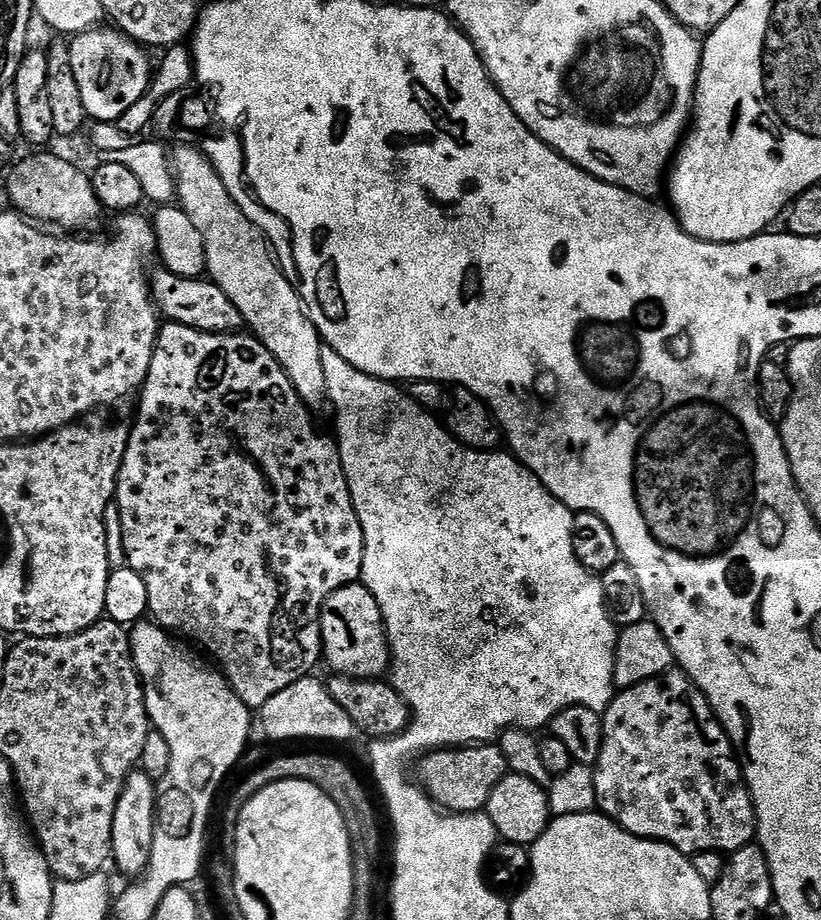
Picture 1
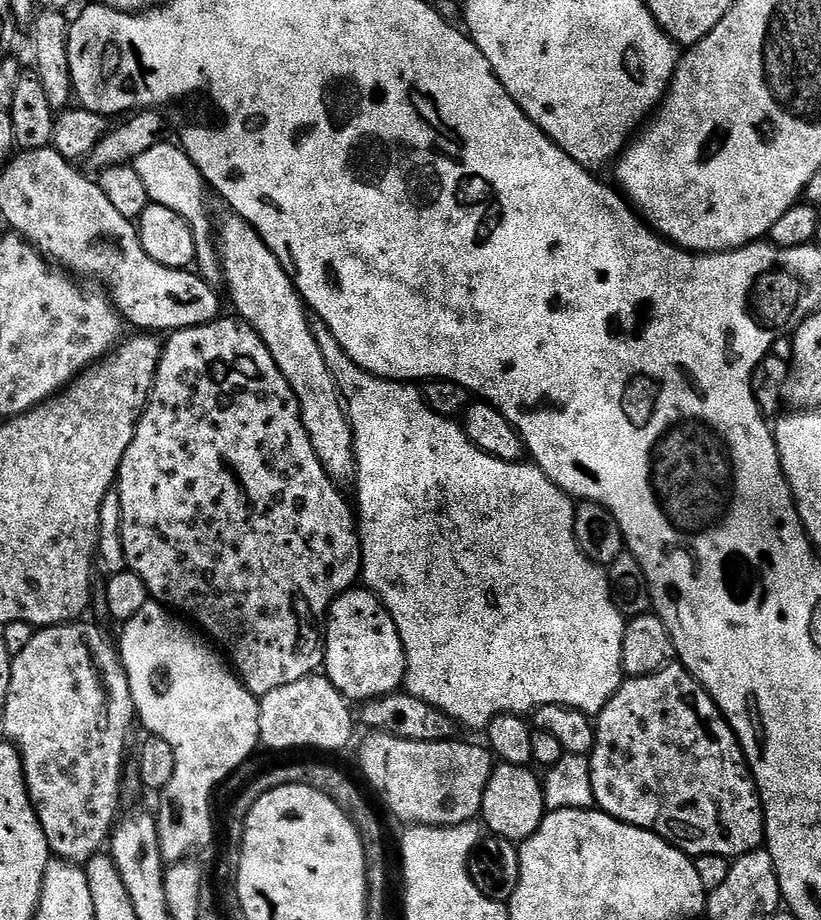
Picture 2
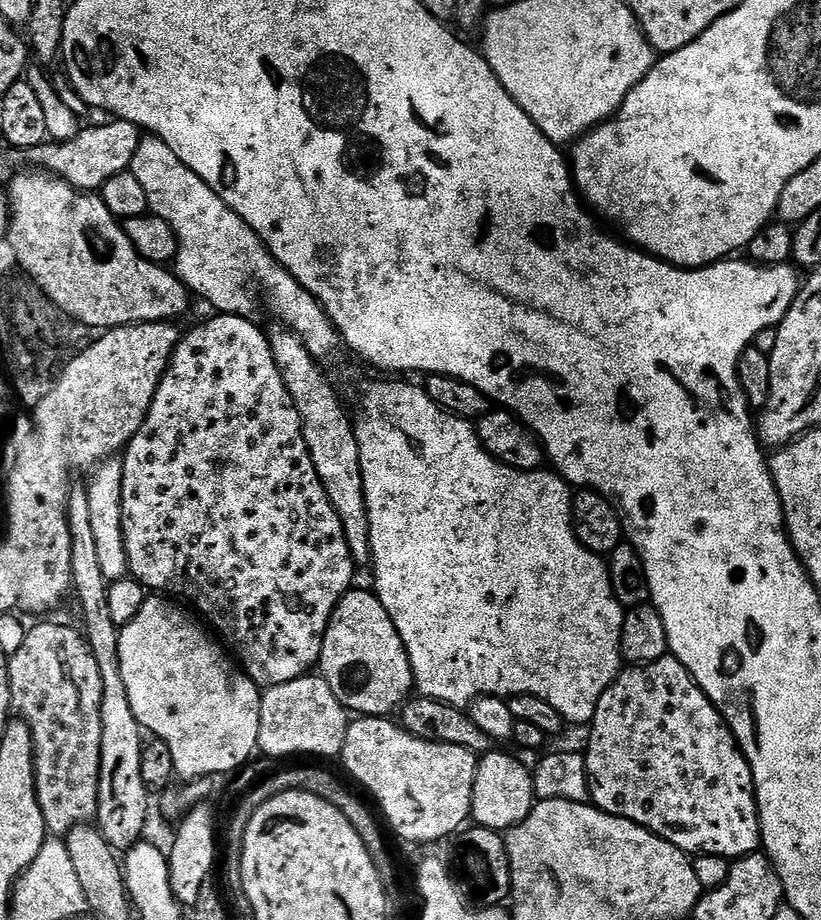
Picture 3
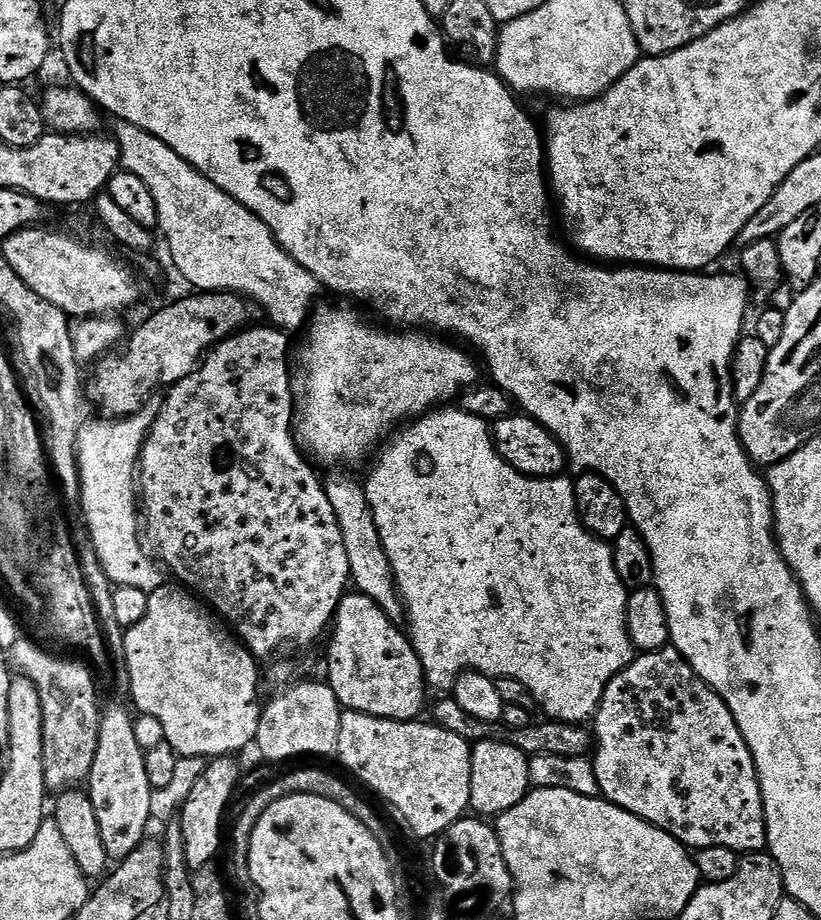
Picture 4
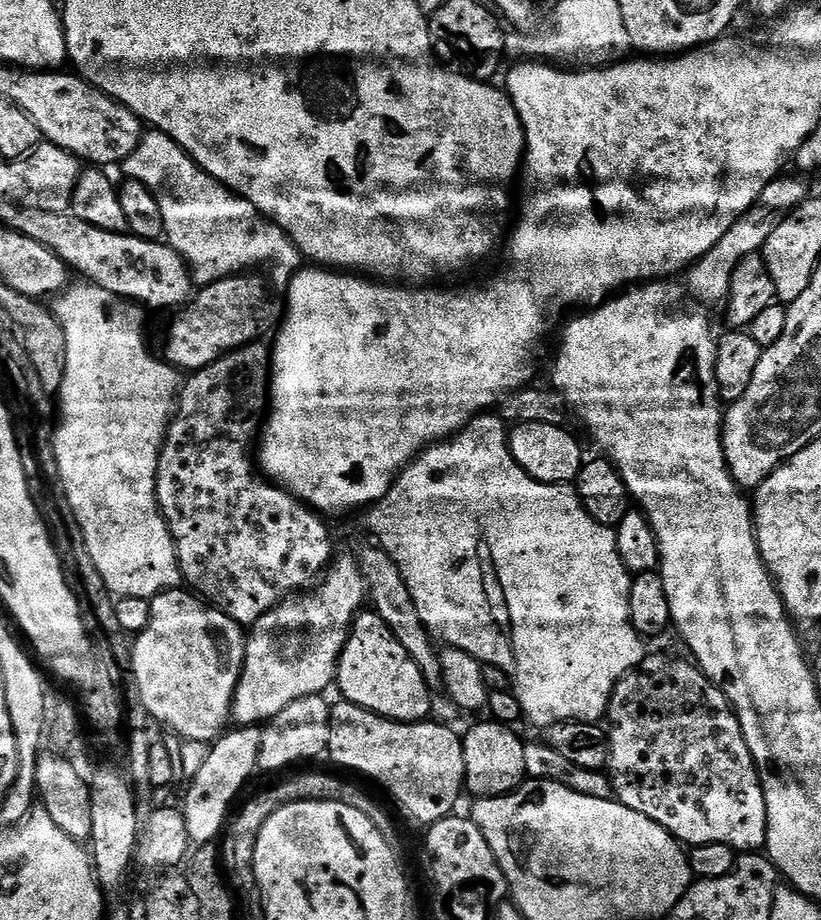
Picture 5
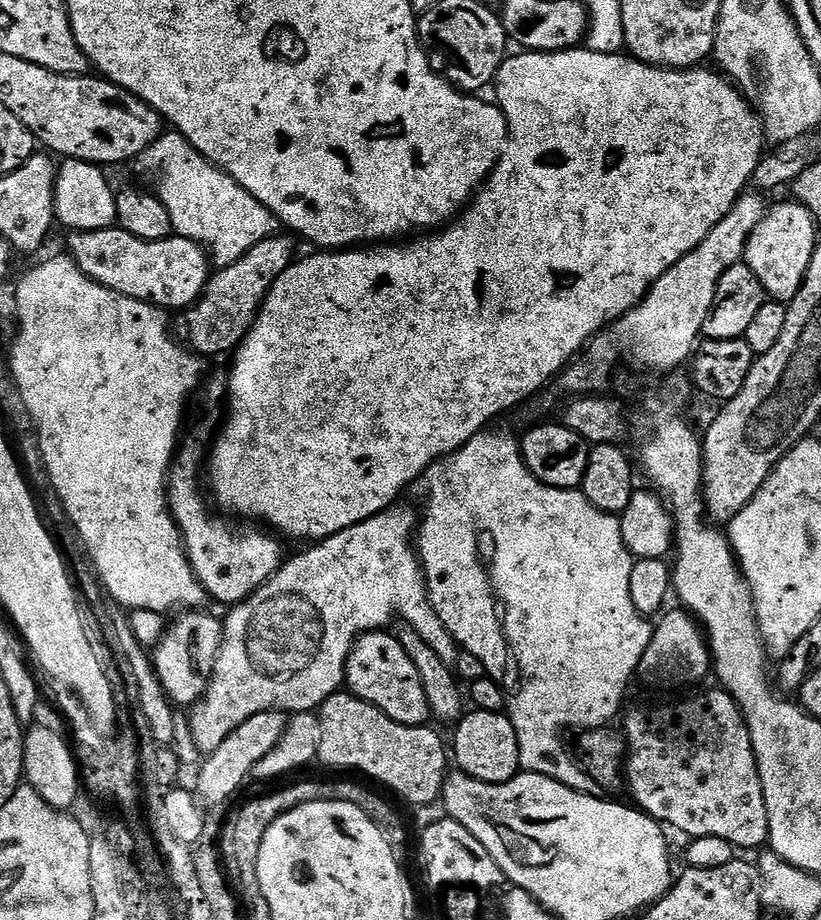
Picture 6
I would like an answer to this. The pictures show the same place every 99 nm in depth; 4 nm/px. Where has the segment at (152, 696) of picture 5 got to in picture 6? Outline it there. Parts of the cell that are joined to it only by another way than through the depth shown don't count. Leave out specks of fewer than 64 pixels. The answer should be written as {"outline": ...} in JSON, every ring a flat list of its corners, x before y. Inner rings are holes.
{"outline":[[188,610,183,613,181,620,172,620,165,635,164,641,154,649,154,663,157,678,159,678,165,694,173,705,192,704,196,706,204,699,206,691,206,676,196,669,192,661,192,655,196,648,219,649,220,643,224,641,224,625,218,619,207,616,204,610]]}

